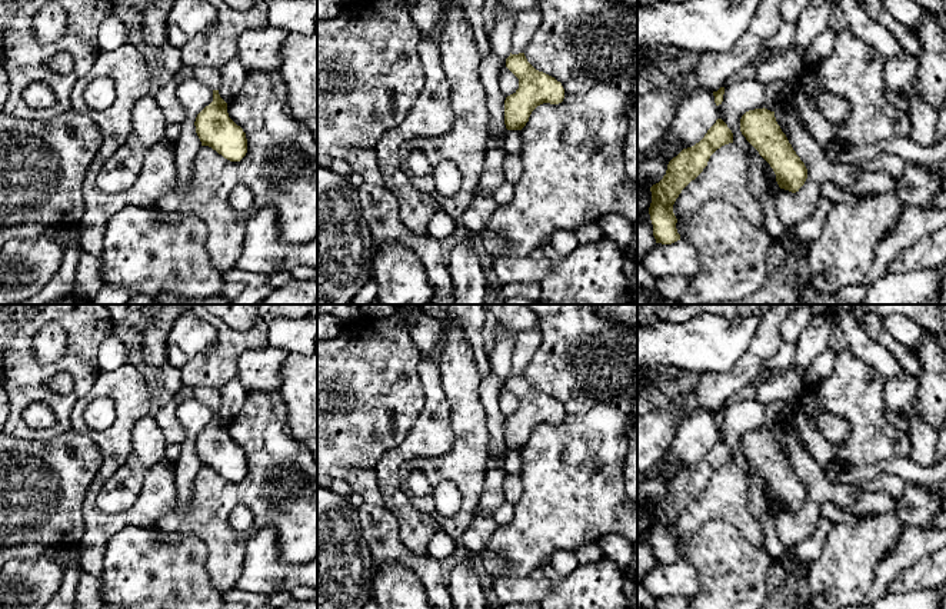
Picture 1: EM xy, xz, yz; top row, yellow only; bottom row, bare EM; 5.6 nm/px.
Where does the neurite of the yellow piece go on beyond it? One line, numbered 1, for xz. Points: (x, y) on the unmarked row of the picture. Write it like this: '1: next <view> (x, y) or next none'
1: next none

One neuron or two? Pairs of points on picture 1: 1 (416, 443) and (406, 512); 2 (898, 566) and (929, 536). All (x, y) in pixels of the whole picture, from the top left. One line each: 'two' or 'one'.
1: one
2: one

